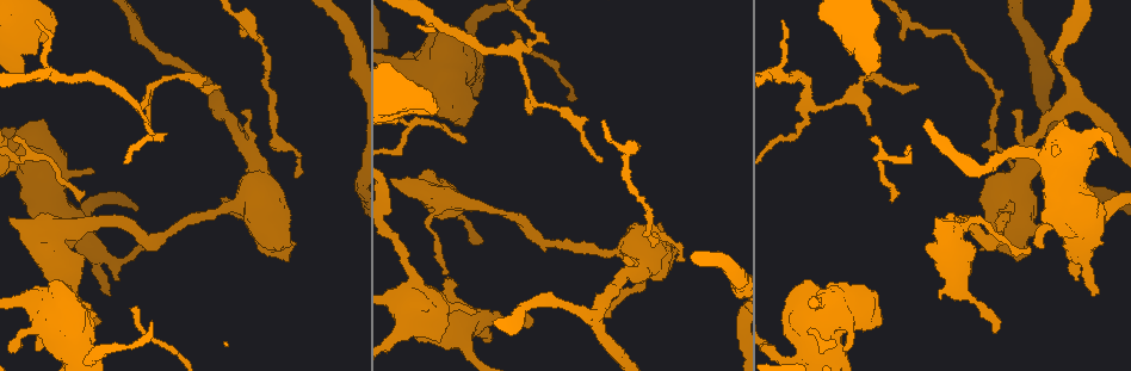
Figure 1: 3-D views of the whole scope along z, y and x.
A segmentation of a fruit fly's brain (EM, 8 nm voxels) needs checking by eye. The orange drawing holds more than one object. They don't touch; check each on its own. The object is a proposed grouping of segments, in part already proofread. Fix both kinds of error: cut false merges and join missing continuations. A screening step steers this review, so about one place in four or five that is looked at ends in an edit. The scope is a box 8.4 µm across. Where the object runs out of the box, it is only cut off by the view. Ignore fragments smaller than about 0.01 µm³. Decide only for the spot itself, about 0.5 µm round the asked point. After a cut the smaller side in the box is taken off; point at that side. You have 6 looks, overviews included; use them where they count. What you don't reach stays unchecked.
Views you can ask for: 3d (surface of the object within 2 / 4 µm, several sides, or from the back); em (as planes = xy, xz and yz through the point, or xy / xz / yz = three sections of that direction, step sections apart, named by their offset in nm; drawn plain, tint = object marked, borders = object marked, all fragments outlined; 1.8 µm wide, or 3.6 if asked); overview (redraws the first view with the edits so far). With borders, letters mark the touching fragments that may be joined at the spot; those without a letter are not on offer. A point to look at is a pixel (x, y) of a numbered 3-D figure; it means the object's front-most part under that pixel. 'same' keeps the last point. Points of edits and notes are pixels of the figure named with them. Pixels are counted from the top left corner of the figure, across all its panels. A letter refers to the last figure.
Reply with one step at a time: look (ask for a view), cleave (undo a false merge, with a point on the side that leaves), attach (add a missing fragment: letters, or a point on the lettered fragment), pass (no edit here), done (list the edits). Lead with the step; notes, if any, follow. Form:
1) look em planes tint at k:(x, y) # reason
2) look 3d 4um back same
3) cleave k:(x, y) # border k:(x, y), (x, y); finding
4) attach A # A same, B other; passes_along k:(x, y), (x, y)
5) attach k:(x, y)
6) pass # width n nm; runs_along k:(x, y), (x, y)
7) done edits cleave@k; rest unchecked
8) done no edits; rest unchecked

look em 3.6um planes tint at 1:(53, 234) # four-way junction

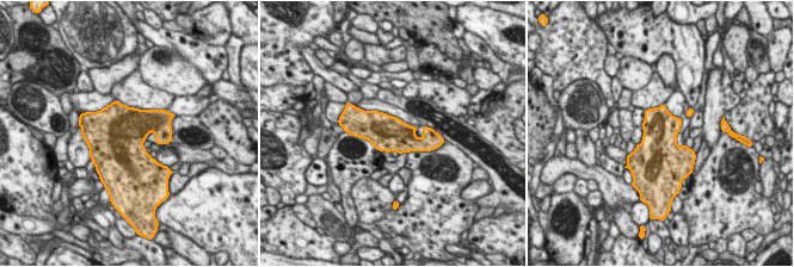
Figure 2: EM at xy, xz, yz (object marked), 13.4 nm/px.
look em 3.6um planes borders same # what lies round it

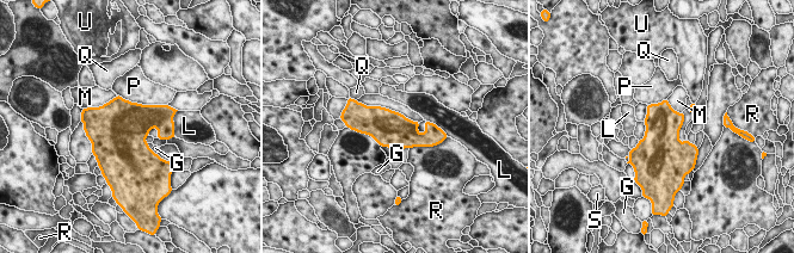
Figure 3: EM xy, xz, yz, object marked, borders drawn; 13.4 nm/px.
pass # width 480 nm; G other, L other, M other, P other, Q other, R other, S other, U other; border 3:(117, 96), (93, 108); all the same neuron

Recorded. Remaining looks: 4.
look 3d 2um at 1:(473, 239) # free end

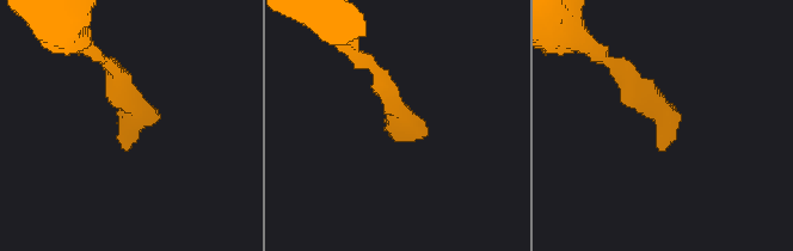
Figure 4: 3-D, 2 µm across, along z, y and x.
look em planes tint at 4:(400, 124)

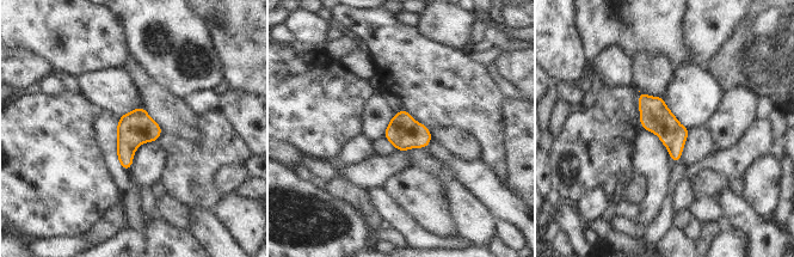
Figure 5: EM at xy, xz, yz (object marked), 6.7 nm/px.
look em planes borders same

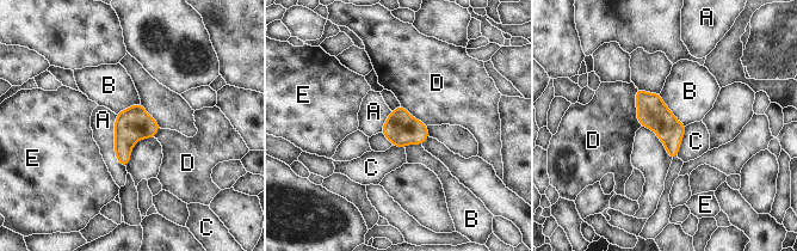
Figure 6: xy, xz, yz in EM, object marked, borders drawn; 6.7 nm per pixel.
pass # A other, B other, C other, D other, E other; border 6:(659, 93), (666, 106), (685, 126); no lettered fragment goes on from it

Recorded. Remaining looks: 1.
look em 3.6um planes borders at 1:(869, 74) # free end

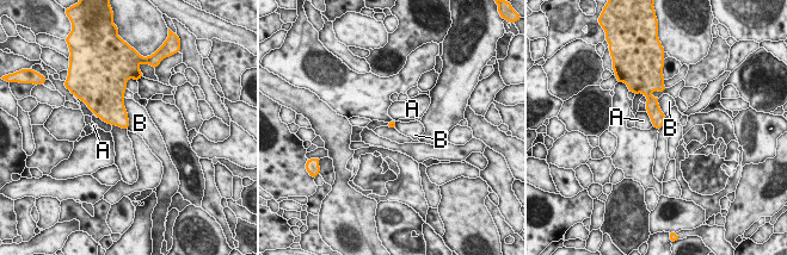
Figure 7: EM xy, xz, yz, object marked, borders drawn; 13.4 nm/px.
pass # longest_contact B 420 nm; A other, B other; border 7:(123, 98), (128, 128); none of them fits

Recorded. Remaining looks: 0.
done no edits; rest unchecked

